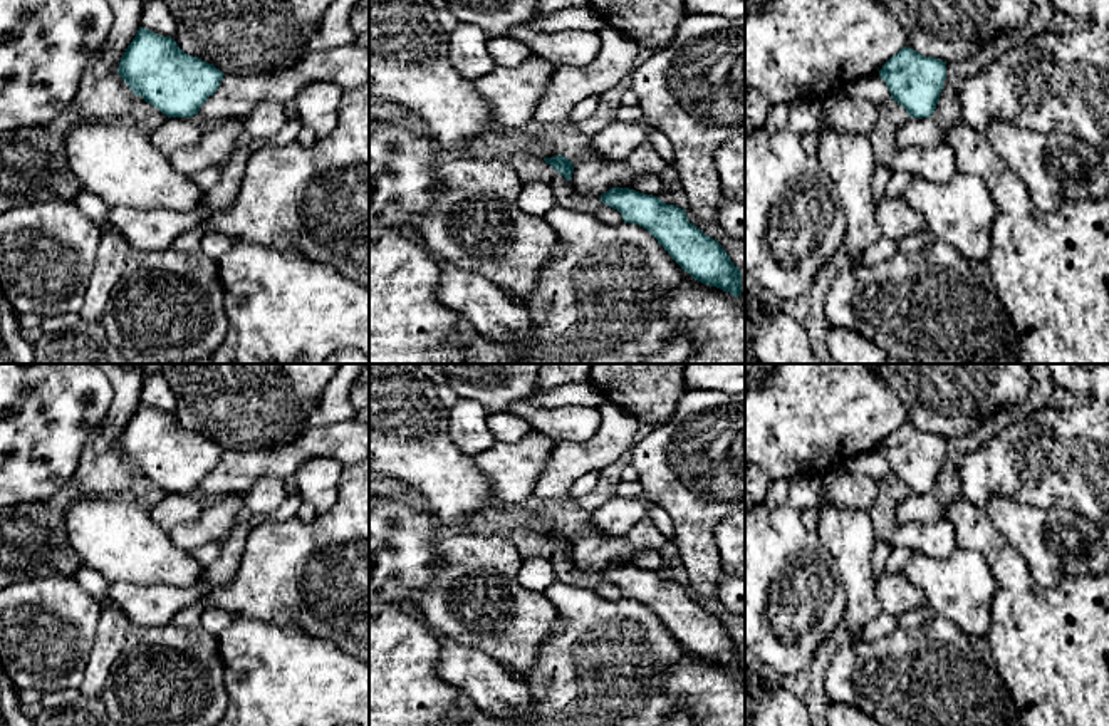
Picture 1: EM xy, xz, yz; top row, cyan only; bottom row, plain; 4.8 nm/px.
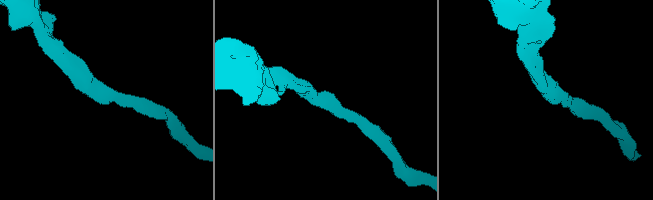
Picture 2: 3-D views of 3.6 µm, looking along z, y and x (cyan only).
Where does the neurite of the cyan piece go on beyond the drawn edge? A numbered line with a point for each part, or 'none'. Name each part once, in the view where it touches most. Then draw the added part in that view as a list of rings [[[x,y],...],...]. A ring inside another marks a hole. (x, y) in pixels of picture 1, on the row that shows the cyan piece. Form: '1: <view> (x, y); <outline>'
none

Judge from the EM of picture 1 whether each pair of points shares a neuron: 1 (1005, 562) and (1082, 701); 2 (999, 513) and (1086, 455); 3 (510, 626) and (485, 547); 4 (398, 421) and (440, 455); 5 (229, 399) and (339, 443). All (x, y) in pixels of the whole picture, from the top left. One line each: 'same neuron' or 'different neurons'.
1: same neuron
2: different neurons
3: same neuron
4: same neuron
5: different neurons

